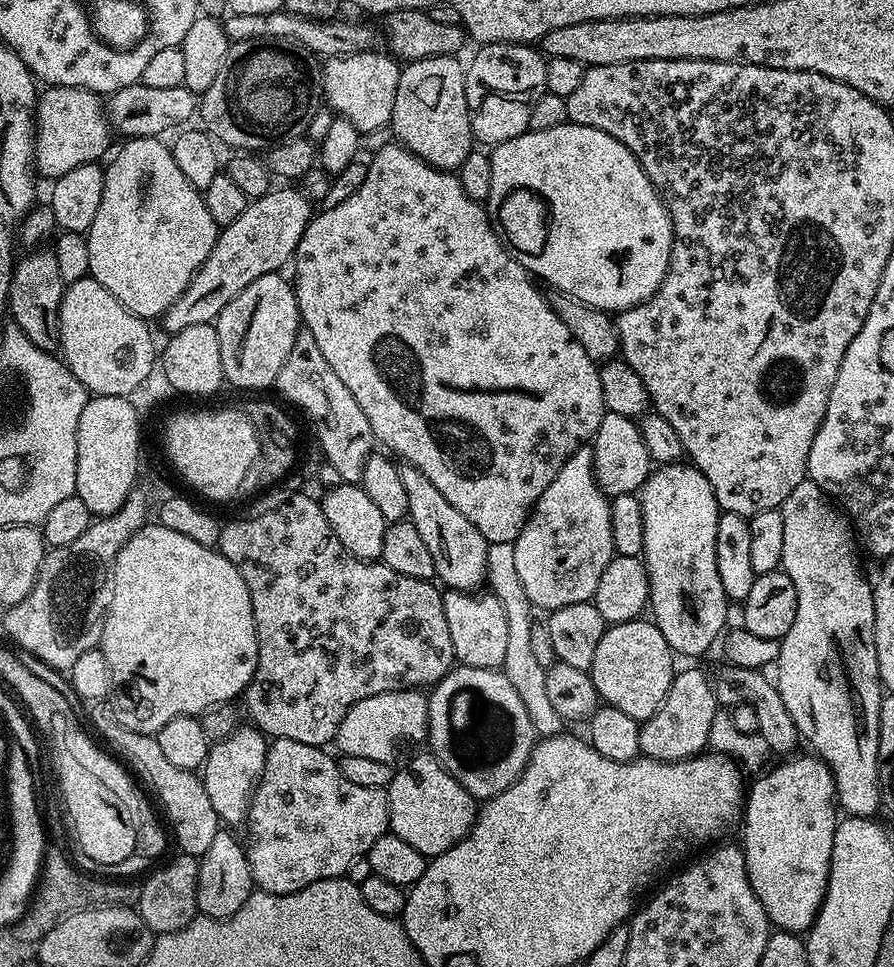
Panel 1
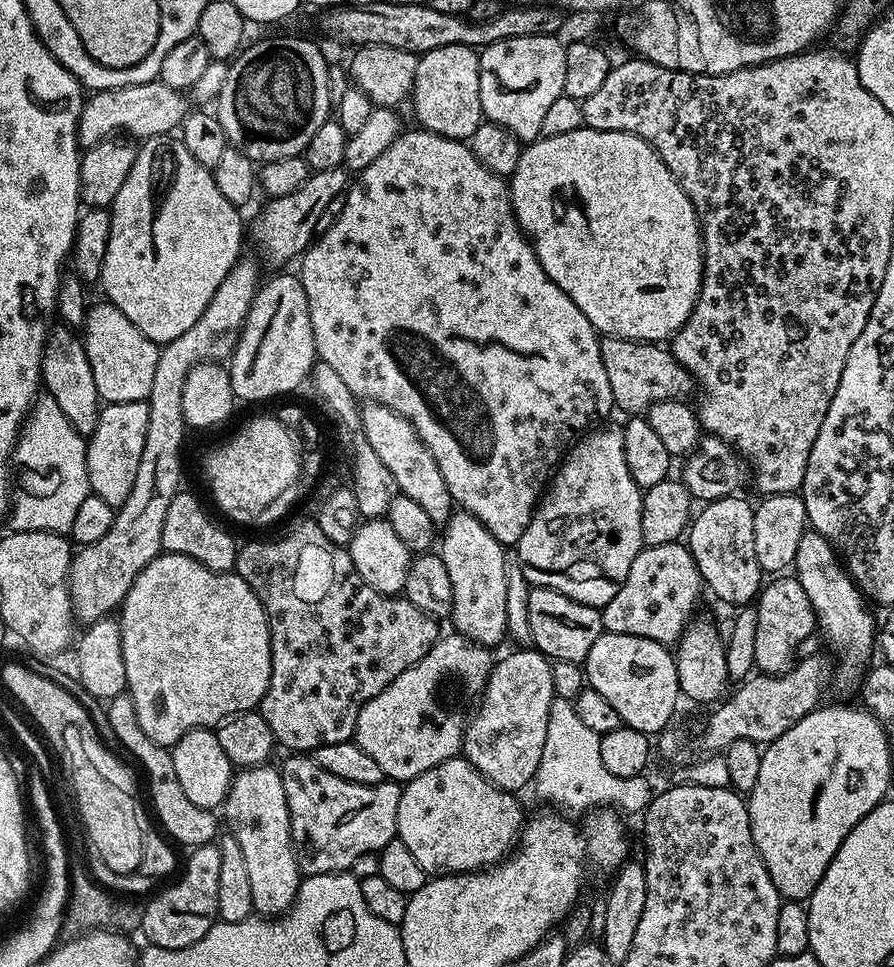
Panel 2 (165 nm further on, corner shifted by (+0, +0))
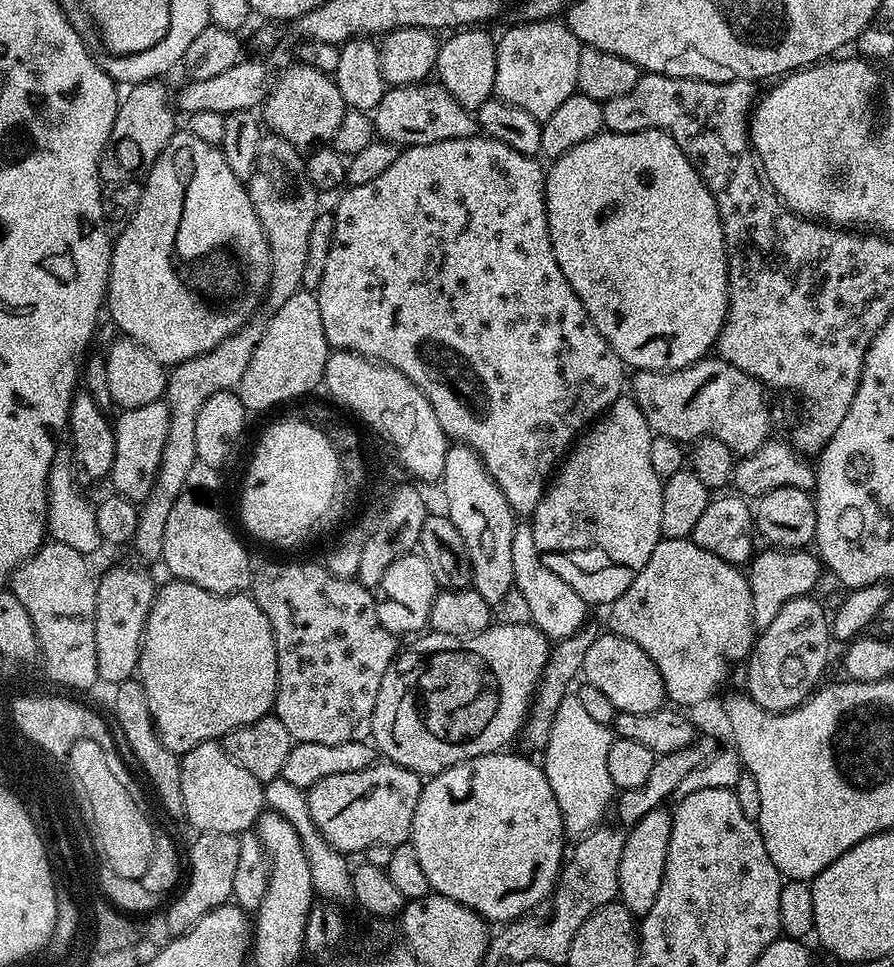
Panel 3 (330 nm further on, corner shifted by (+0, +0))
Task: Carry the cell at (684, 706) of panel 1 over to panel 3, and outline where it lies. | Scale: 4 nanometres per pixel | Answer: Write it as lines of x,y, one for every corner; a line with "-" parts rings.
769,547
767,551
757,551
746,568
752,599
752,626
756,630
770,626
770,622
774,622
786,602
815,593
816,583
820,580
820,572
822,573
821,561
811,551
773,547

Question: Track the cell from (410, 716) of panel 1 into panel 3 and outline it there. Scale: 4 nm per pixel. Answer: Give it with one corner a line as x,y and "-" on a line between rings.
499,622
493,623
485,632
479,632
478,634
474,634
473,636
451,636
450,634
446,634
445,632
438,632
435,630
429,631
429,636
421,635
419,638
421,640
416,640
412,644
412,648
408,648
399,653
396,659
392,661
392,665
388,667
386,670
386,674
382,678
382,686
378,690
378,702
374,706
374,714
372,715
372,735
371,739
374,741
375,747
379,749
381,753
384,752
389,761
391,763
397,764
398,766
402,766
403,768
409,768
412,772
419,772
421,777
427,778
429,776
436,776
442,770
446,770
450,766
454,766
455,764
461,764
463,760
469,760
470,758
478,758
479,756
485,756
486,754
490,754
491,752
498,752
509,747
508,744
512,739
519,737
521,735
522,729
524,727
524,721
528,718
528,709
531,705
533,695
536,690
537,684
540,683
540,677
544,675
544,668
548,665
548,661
550,659
550,641
547,636
544,636
536,629
536,625
531,622
523,622
524,624
499,624

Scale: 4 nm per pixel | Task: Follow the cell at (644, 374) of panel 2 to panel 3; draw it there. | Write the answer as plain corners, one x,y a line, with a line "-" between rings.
705,358
673,372
637,371
633,376
636,377
633,380
631,377
630,395
638,402
646,422
656,436
665,436
681,442
695,442
711,438
722,442
733,454
743,458
758,451
773,435
772,408
768,405
767,394
769,393
765,385
755,380
750,374
738,370
738,366
730,362
719,358

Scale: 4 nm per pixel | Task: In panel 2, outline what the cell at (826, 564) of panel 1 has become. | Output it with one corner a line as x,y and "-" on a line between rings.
811,530
805,532
802,542
798,542
794,575
802,590
806,590
806,598
810,598
810,606
816,615
816,627
827,651
834,660
836,655
834,680
836,676
837,686
859,689
870,664
868,659
872,656
872,648
874,652
878,644
878,620
876,624
871,610
867,608
869,605
864,593
848,575
832,543

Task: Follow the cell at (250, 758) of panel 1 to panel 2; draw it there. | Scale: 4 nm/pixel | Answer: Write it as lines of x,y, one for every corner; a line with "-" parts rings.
270,764
241,769
232,779
231,789
222,805
222,814
223,812
230,826
229,833
238,842
242,858
245,859
253,909
266,918
283,915
291,908
293,898
302,886
302,873
296,858
295,844
292,842
292,832
289,830
289,807
286,806
285,786
282,785
279,769

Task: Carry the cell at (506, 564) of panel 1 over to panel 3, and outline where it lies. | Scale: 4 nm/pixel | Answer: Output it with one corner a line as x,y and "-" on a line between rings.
565,703
552,723
548,744
542,749
542,767
554,790
565,833
569,837
585,836
601,823
604,811
610,808
618,789
610,778
606,757
614,739
611,727
590,718
589,711
577,703

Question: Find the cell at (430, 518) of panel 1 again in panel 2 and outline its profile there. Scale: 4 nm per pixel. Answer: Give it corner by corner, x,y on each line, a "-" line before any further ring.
368,402
363,405
360,413
360,424
364,427
366,442
374,446
374,454
378,454
378,458
382,458
383,464
389,468
390,474
394,474
399,495
414,498
414,502
418,502
418,506
422,506
422,510
426,510
426,514
430,514
430,518
438,526
447,524
454,511
452,495
446,486
446,478
442,478
442,470
438,470
438,462
434,462
434,454
430,454
411,422
386,406

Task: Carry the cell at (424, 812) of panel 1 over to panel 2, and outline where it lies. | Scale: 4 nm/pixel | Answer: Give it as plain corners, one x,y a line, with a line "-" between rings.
458,755
401,787
396,835
430,874
478,872
500,863
519,841
526,815
515,798

